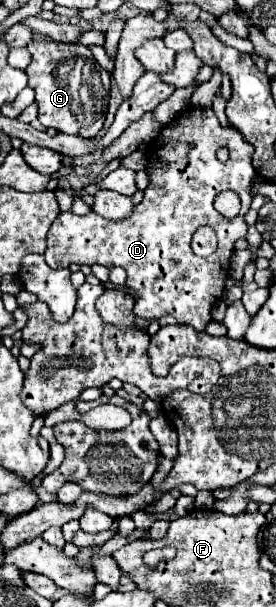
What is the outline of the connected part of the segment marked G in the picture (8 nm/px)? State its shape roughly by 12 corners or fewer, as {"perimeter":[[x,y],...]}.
{"perimeter":[[32,40],[40,124],[94,138],[110,74],[80,44]]}

